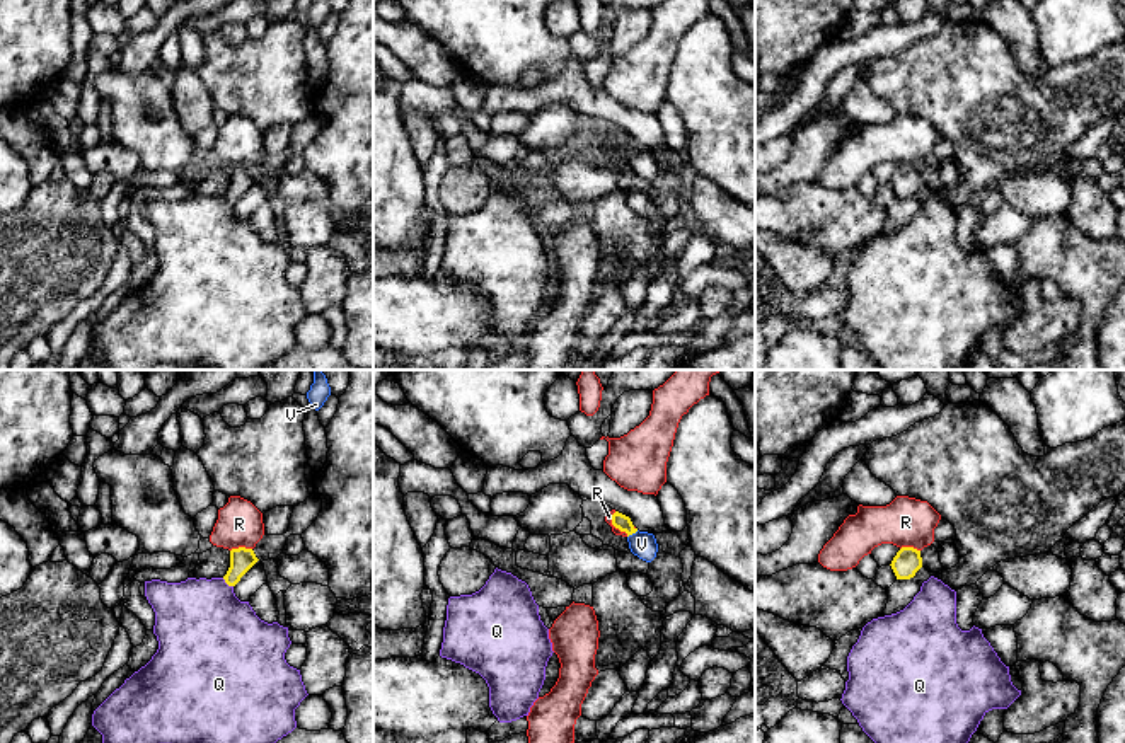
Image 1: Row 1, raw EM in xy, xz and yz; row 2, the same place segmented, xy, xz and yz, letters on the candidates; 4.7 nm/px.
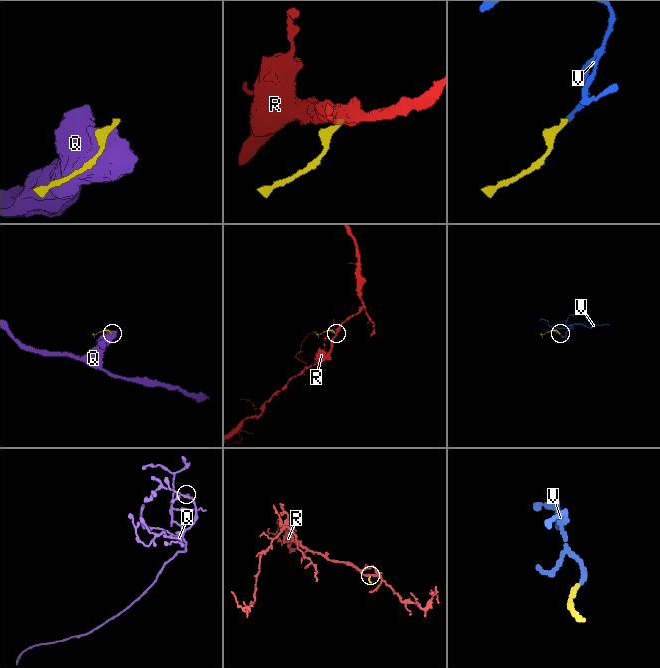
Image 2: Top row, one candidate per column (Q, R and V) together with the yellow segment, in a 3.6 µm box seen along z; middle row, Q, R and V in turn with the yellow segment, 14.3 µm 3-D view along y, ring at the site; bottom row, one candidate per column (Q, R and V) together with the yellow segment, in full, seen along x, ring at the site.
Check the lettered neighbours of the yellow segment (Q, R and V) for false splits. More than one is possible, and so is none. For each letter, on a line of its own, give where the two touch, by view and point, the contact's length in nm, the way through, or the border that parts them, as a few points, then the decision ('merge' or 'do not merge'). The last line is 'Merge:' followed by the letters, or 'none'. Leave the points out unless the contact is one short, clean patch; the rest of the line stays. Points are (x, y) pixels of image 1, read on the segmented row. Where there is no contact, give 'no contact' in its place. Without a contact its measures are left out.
Q: contact xy (227, 583); length 70 nm; do not merge
R: contact xy (241, 547); length 110 nm; border xy (251, 547), (234, 547), (230, 551); do not merge
V: contact xz (633, 532); length 70 nm; way xz (619, 520), (633, 532), (641, 544); merge
Merge: V

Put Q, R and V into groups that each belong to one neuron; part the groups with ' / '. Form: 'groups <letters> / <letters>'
groups Q / R / V

